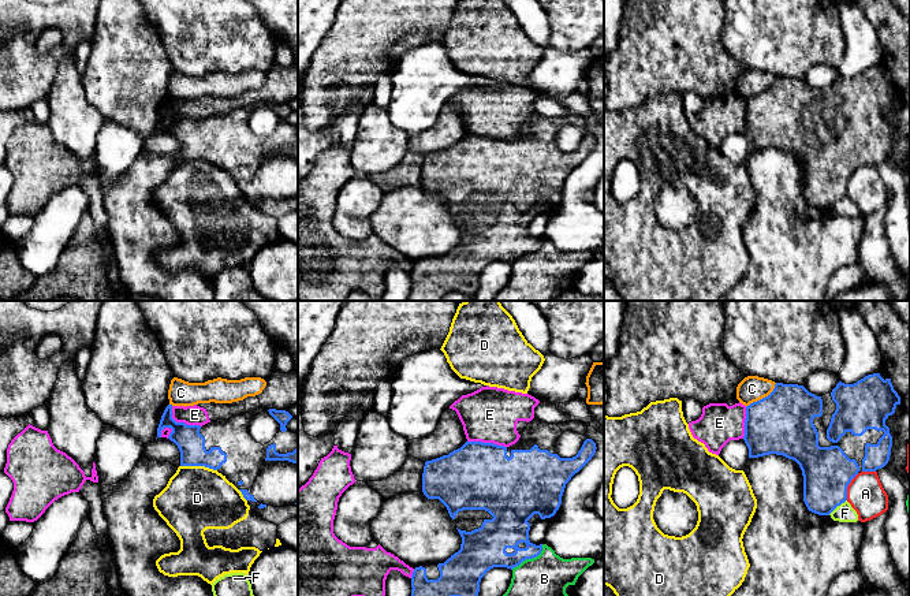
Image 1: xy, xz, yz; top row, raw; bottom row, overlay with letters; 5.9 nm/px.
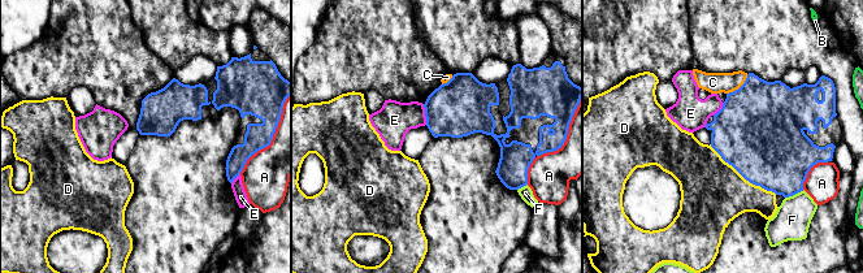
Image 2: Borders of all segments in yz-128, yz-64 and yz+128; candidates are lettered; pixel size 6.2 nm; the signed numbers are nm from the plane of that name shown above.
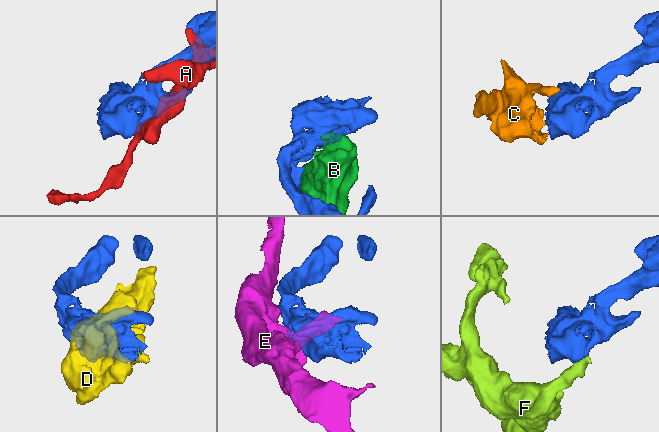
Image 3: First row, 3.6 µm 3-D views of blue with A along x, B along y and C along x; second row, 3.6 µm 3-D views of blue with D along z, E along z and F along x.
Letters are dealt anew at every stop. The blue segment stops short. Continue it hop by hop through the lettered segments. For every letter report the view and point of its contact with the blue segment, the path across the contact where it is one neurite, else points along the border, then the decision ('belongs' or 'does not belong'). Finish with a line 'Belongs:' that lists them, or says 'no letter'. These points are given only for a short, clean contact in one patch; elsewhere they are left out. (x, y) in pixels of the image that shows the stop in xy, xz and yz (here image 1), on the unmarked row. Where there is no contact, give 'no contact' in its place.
A: contact yz (847, 179); does not belong
B: contact xz (529, 252); border xz (543, 238), (543, 244), (537, 249), (524, 253), (511, 263); does not belong
C: contact yz (763, 92); belongs
D: contact xy (198, 159); does not belong
E: contact xy (181, 116); does not belong
F: contact yz (836, 200); border yz (846, 193), (828, 208); does not belong
Belongs: C

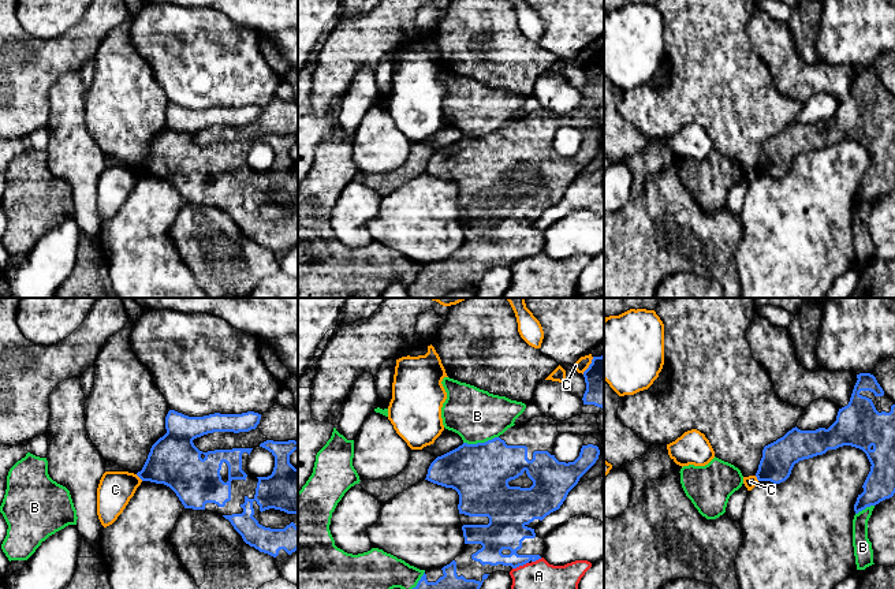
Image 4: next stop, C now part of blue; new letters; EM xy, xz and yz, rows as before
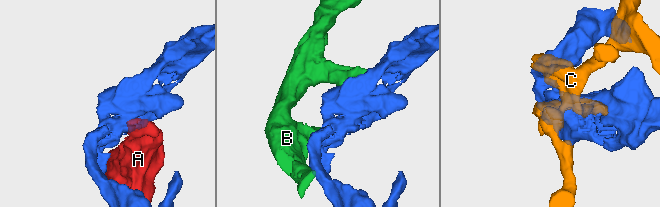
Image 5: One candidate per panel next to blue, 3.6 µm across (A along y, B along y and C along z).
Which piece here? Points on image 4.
A: contact xz (519, 258); border xz (528, 256), (513, 263); does not belong
B: contact xz (480, 137); border xz (498, 130), (484, 135), (463, 137); does not belong
C: contact xy (140, 171); does not belong
Belongs: no letter

